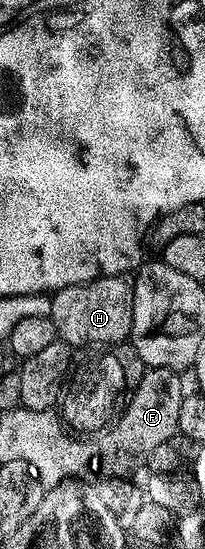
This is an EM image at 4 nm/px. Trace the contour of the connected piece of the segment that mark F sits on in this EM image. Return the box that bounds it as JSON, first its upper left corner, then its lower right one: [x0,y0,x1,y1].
[99,367,183,479]

